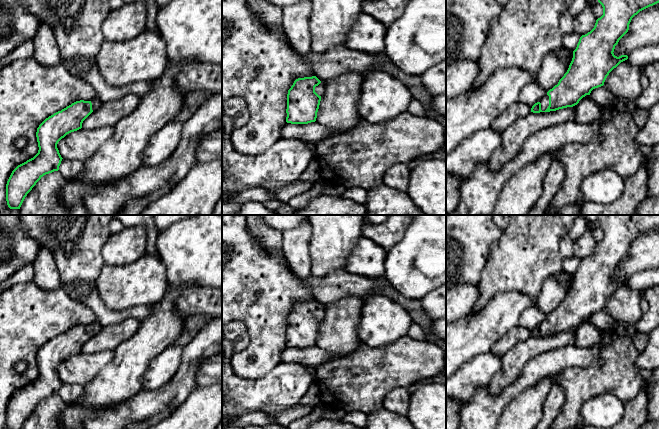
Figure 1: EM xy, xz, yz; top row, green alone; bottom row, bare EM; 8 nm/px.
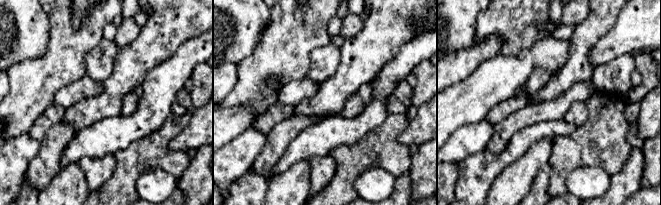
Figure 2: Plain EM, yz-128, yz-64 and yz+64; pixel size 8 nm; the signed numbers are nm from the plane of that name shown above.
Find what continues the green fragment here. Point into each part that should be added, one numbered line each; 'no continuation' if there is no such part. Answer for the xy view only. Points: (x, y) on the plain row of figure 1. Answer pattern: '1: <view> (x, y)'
1: xy (96, 326)

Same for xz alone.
1: xz (319, 313)

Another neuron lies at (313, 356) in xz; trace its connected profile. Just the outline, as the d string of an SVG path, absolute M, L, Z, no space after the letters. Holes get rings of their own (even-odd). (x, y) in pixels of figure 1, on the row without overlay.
M318 346L308 348L291 348L286 347L281 352L281 362L295 362L306 367L318 367L326 362L332 361L333 358Z

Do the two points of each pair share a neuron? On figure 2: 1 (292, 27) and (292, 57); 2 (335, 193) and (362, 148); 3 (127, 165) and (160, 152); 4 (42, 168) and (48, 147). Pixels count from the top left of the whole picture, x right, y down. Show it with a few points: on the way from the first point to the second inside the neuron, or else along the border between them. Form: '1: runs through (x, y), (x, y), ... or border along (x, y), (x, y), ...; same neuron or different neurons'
1: runs through (292, 34), (292, 50); same neuron
2: runs through (342, 182), (350, 164), (355, 159); same neuron
3: runs through (135, 160), (142, 155), (152, 152); same neuron
4: runs through (46, 163), (48, 152); same neuron

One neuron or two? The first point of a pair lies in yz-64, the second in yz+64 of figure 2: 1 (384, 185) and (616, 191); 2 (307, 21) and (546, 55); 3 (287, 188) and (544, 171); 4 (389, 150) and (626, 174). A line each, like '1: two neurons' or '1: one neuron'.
1: two neurons
2: two neurons
3: two neurons
4: two neurons

